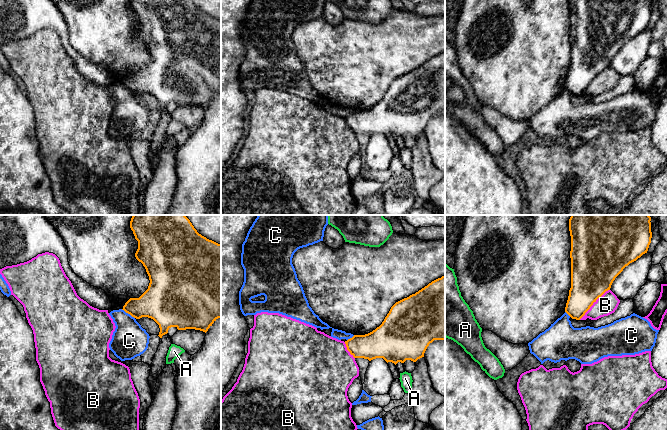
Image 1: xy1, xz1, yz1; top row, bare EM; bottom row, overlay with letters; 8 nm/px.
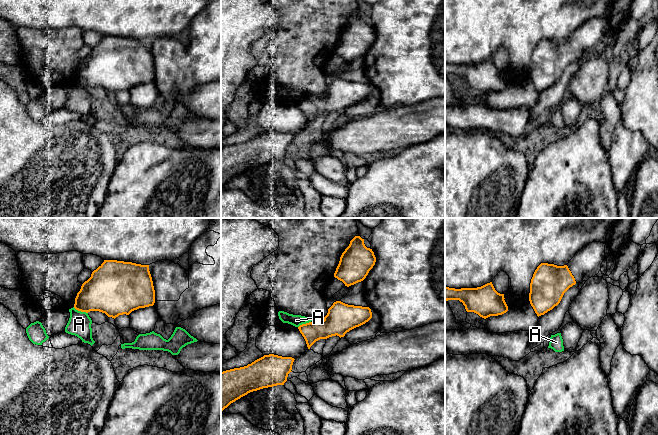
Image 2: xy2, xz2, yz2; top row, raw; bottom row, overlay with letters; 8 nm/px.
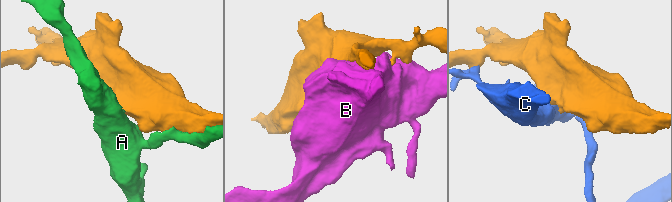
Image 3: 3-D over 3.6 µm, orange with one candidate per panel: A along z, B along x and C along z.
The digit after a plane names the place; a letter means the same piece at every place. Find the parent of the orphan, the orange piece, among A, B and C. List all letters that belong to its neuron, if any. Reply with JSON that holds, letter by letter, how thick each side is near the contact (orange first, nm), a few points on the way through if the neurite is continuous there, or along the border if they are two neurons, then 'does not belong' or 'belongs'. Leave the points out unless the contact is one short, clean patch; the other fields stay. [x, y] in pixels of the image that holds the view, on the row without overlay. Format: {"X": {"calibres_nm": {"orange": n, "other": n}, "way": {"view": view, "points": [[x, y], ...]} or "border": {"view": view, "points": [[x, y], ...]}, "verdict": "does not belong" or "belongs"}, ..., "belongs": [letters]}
{"A": {"calibres_nm": {"orange": 320, "other": 190}, "verdict": "does not belong"}, "B": {"calibres_nm": {"orange": 360, "other": 160}, "verdict": "does not belong"}, "C": {"calibres_nm": {"orange": 280, "other": 280}, "border": {"view": "xy1", "points": [[121, 85], [134, 94]]}, "verdict": "does not belong"}, "belongs": []}

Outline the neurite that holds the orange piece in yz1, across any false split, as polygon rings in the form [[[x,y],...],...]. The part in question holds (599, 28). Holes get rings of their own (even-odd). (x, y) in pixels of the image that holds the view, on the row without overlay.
[[[569,0],[571,64],[565,88],[580,96],[630,39],[647,29],[651,0]]]

